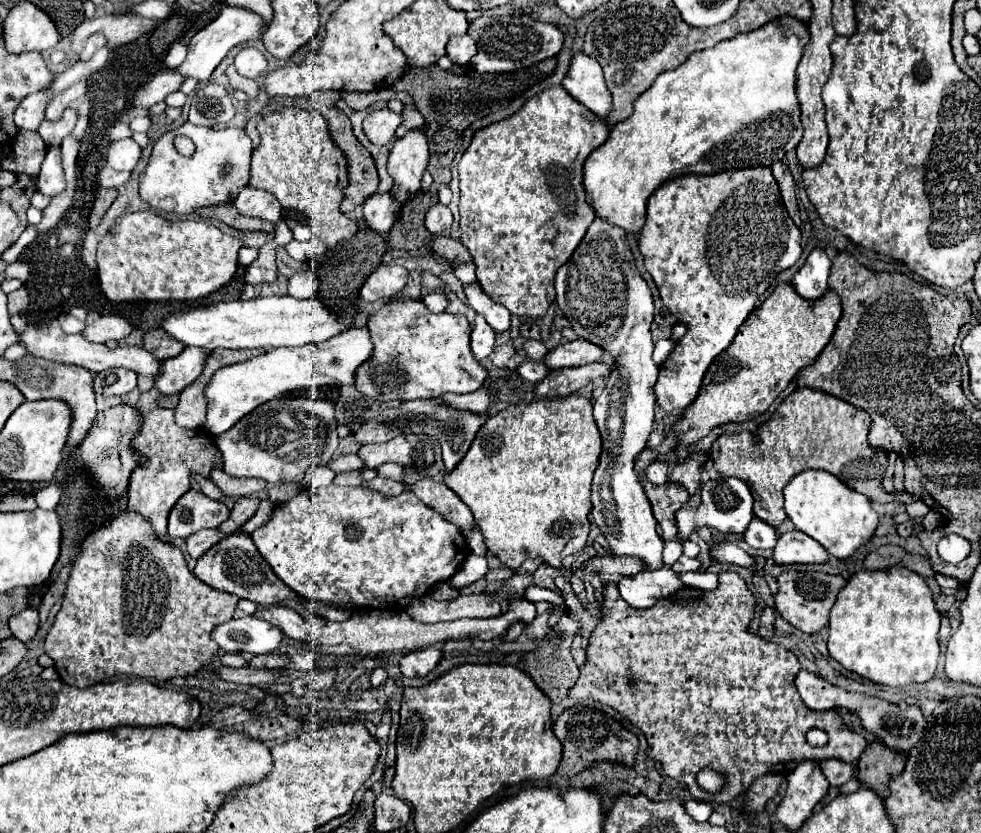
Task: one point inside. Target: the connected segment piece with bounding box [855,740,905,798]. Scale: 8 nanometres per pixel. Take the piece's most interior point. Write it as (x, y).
(877, 765)

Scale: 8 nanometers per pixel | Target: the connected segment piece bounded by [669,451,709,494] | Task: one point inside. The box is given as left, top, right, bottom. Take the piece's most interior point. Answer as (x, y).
(687, 473)

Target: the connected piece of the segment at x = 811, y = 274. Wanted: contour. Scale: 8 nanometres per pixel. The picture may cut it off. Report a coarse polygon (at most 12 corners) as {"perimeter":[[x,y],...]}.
{"perimeter":[[815,248],[793,278],[807,300],[827,292],[831,260]]}

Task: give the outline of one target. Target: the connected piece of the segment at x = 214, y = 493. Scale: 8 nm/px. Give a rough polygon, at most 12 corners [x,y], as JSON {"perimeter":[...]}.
{"perimeter":[[195,476],[203,494],[215,500],[225,498],[225,494],[207,478]]}

